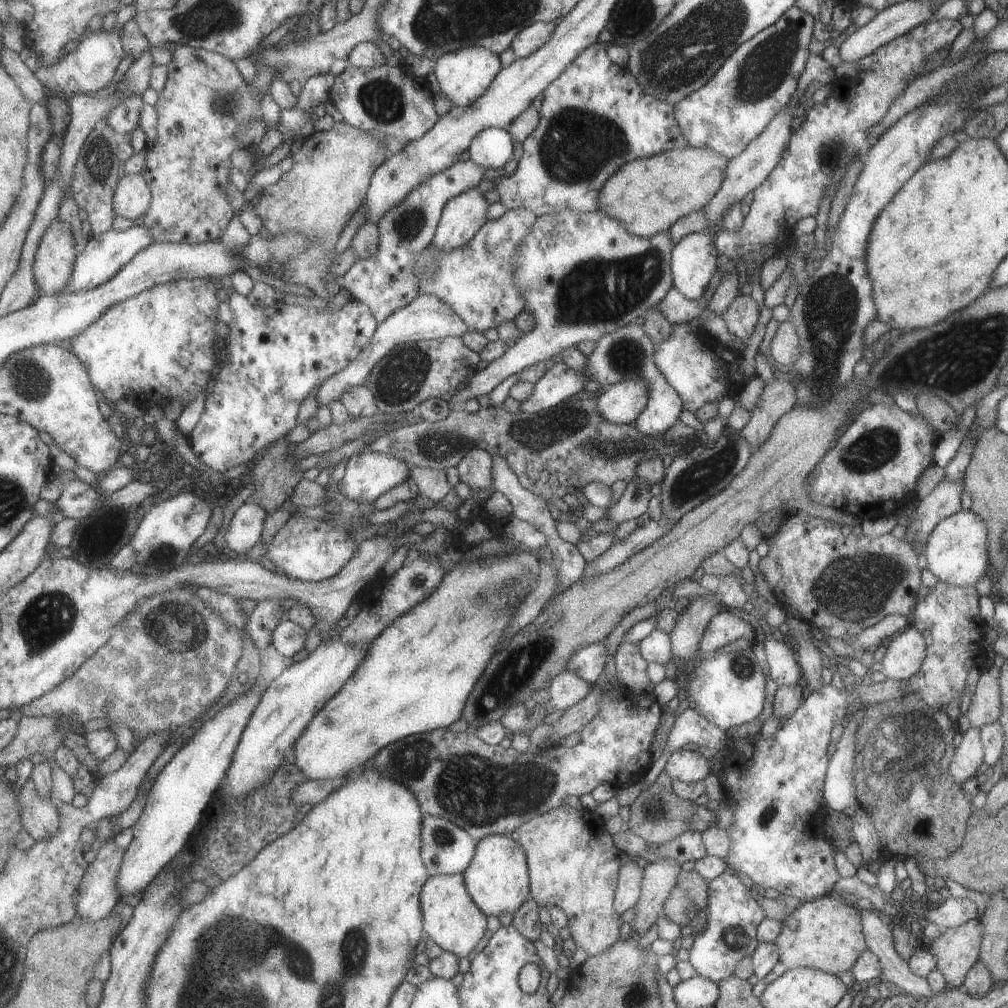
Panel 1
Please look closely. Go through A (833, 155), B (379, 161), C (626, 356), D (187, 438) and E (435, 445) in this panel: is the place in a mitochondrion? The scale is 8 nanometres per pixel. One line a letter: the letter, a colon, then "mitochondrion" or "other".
A: mitochondrion
B: other
C: mitochondrion
D: other
E: mitochondrion

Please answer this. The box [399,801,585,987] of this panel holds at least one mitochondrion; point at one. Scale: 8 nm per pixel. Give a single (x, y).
(442, 837)

